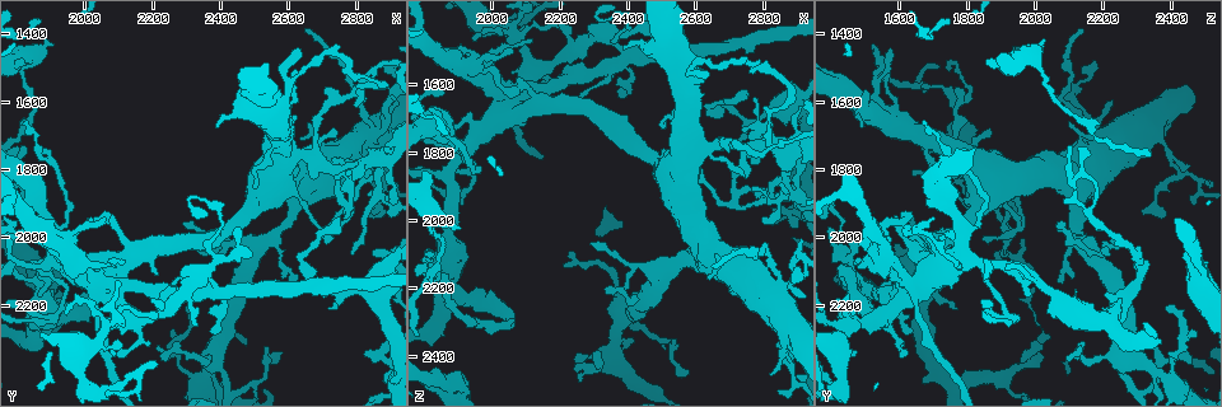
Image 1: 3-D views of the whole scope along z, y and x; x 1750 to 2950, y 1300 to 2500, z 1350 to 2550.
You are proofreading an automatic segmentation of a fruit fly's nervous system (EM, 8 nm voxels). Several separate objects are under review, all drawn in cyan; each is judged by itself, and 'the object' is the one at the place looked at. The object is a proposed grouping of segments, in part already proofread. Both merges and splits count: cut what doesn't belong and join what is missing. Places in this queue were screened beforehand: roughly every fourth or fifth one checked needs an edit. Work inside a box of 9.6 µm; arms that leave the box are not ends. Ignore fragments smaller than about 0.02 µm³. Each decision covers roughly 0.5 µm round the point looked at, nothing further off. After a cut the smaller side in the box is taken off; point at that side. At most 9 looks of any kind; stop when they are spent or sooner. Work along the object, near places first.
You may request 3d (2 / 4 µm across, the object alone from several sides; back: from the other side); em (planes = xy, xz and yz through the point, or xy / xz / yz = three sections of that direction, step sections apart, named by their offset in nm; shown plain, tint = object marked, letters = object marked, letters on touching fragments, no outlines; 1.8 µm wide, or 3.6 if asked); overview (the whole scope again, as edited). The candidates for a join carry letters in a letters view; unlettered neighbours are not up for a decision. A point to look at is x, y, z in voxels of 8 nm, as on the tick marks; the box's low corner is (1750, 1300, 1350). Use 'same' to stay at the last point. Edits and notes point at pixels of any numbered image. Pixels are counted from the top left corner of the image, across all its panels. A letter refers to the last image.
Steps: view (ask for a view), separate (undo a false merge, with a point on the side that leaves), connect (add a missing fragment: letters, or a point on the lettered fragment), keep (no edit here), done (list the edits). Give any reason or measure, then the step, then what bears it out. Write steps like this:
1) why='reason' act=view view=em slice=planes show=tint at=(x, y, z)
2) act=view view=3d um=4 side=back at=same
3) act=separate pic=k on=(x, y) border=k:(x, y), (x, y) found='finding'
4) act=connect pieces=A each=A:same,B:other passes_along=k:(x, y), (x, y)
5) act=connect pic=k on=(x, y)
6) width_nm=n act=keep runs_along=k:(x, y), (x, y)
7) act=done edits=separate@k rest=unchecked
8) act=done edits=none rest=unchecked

why='thick turns thin' act=view view=3d um=4 at=(2840, 1690, 2210)

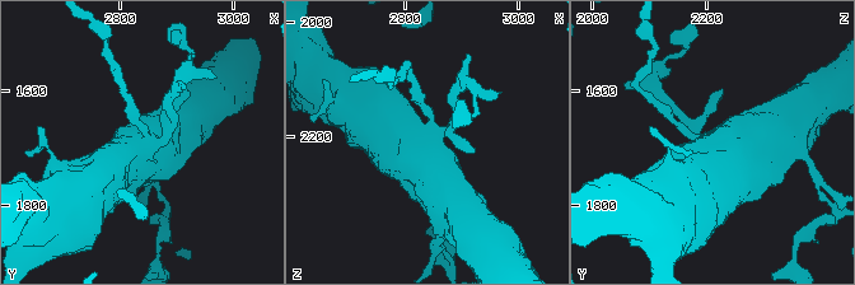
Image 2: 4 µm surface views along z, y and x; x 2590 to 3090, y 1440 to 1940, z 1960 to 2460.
act=view view=em um=3.6 slice=planes show=tint at=(2845, 1690, 2200)

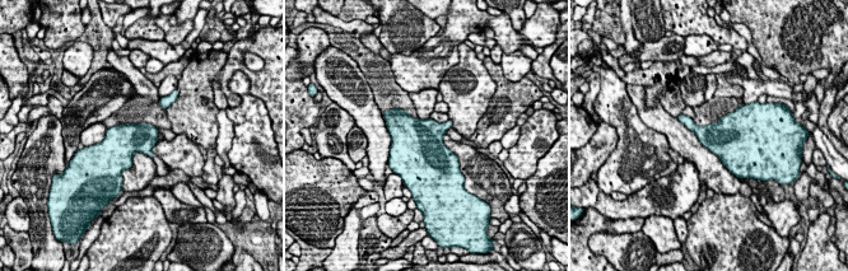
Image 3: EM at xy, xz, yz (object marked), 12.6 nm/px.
act=view view=em um=3.6 slice=planes show=letters at=same

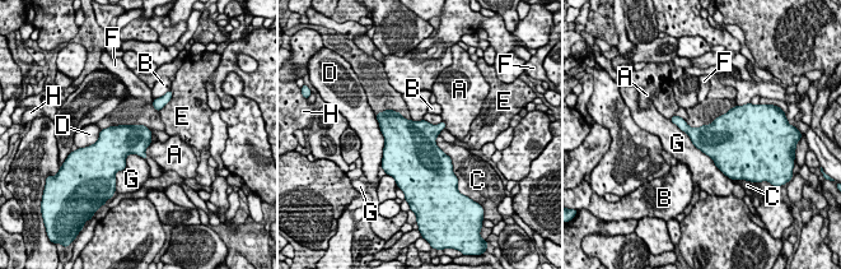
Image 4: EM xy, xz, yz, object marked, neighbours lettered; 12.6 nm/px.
act=keep each=A:other,B:other,C:other,D:other,E:other,F:other,G:other,H:other border=4:(424, 119), (433, 124), (442, 121) found='one cell here'

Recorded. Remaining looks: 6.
why='sharp bend' act=view view=em slice=planes show=letters at=(2340, 2410, 2380)

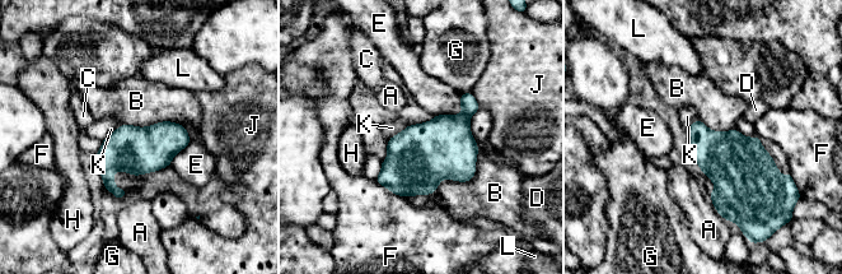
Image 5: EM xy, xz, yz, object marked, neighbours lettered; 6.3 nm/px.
width_nm=300 longest_contact=B:380nm act=keep each=A:other,B:other,C:other,D:other,E:other,F:other,G:other,H:other,J:other,K:other,L:other found='all the same cell'

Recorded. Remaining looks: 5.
why='three arms meet' act=view view=em slice=planes show=plain at=(1880, 2110, 1980)

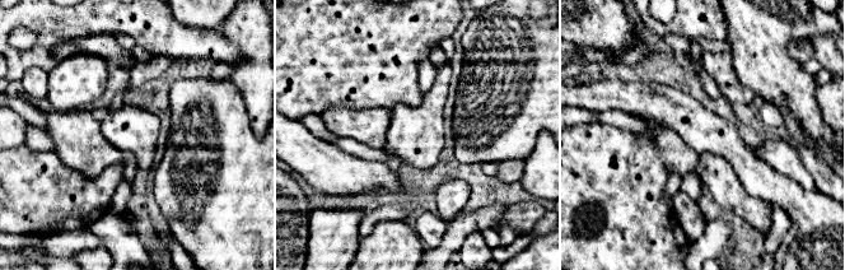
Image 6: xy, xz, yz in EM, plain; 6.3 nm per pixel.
act=view view=em slice=planes show=tint at=same

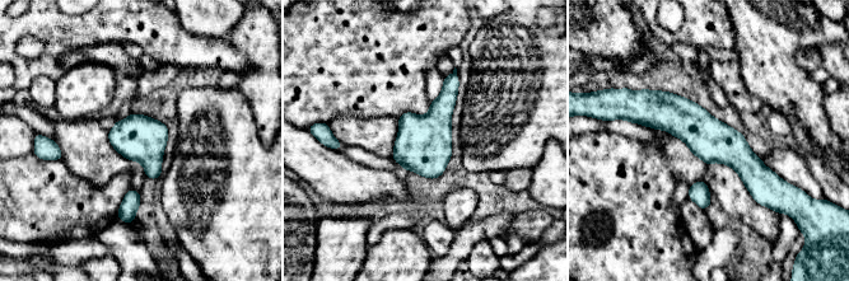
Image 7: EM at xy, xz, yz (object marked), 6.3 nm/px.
act=view view=em slice=planes show=letters at=same

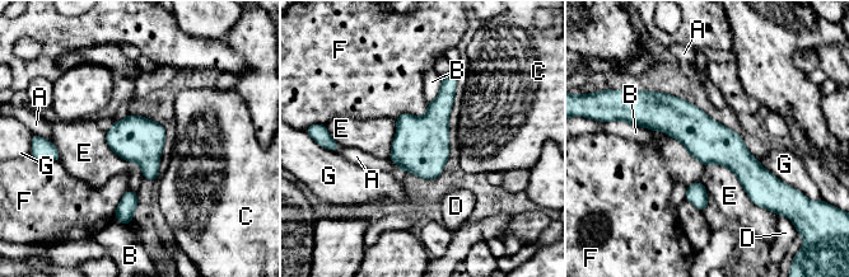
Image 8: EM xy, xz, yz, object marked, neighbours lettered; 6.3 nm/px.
longest_contact=E:480nm act=keep each=A:other,B:other,C:other,D:other,E:other,F:other,G:other border=8:(649, 128), (676, 139), (704, 167) found='all the same cell'

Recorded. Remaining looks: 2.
why='sudden change in width' act=view view=3d um=4 at=(2040, 2170, 1650)

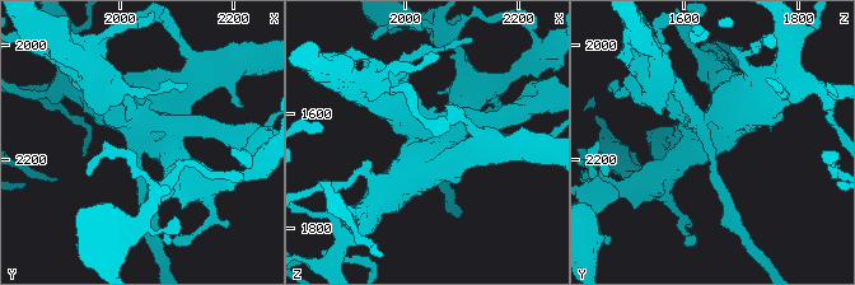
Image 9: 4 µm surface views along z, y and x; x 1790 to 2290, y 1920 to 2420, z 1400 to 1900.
why='now the EM' act=view view=em slice=planes show=letters at=(2050, 2170, 1650)

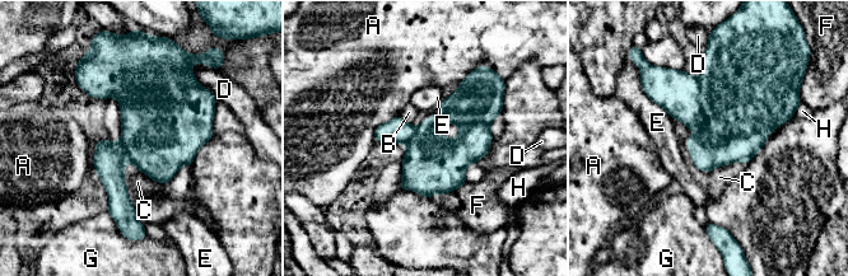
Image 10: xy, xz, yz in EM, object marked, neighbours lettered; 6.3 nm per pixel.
longest_contact=E:280nm act=separate pic=10 on=(679, 93) each=A:other,B:other,C:other,D:other,E:other,F:other,G:other,H:other border=10:(698, 79), (703, 115) found='two cells meet here'

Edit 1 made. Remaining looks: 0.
act=done edits=separate@10 rest=unchecked

